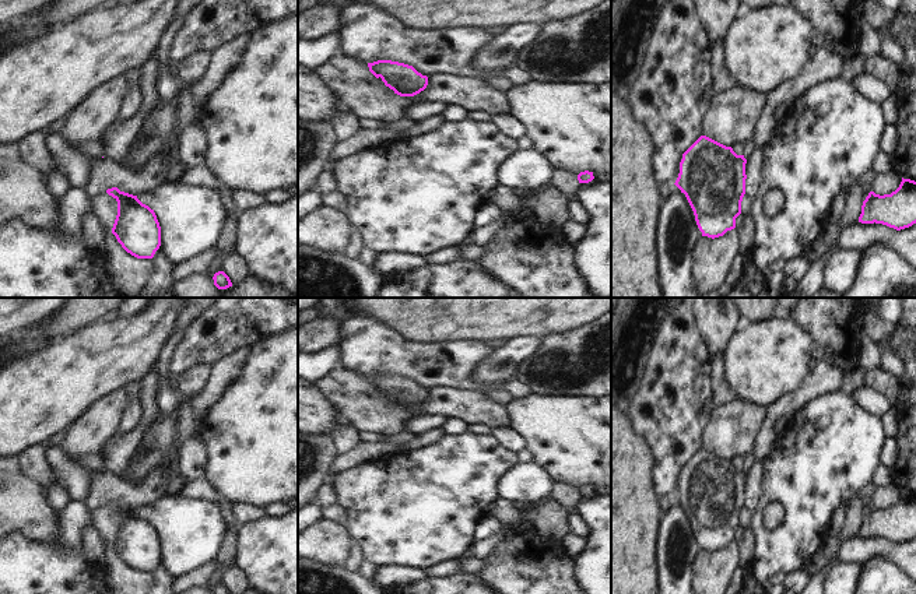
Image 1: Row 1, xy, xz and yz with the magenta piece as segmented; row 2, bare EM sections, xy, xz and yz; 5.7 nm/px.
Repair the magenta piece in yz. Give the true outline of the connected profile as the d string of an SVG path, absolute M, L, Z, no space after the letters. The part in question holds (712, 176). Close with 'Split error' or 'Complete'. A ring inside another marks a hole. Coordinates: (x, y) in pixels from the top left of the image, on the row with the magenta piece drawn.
M706 136L684 154L675 186L685 194L702 236L719 238L736 228L745 194L745 164L755 150L752 138L743 155Z. Split error

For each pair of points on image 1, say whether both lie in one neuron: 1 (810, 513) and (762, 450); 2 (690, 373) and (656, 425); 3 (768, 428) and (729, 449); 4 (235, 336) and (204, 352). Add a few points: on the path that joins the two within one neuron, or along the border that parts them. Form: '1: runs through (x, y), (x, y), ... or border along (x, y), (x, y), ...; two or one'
1: border along (779, 433), (771, 450), (761, 460); two
2: runs through (677, 386), (676, 401), (669, 413); one
3: border along (769, 407), (768, 417), (751, 450); two
4: runs through (228, 336), (221, 336), (211, 345); one

